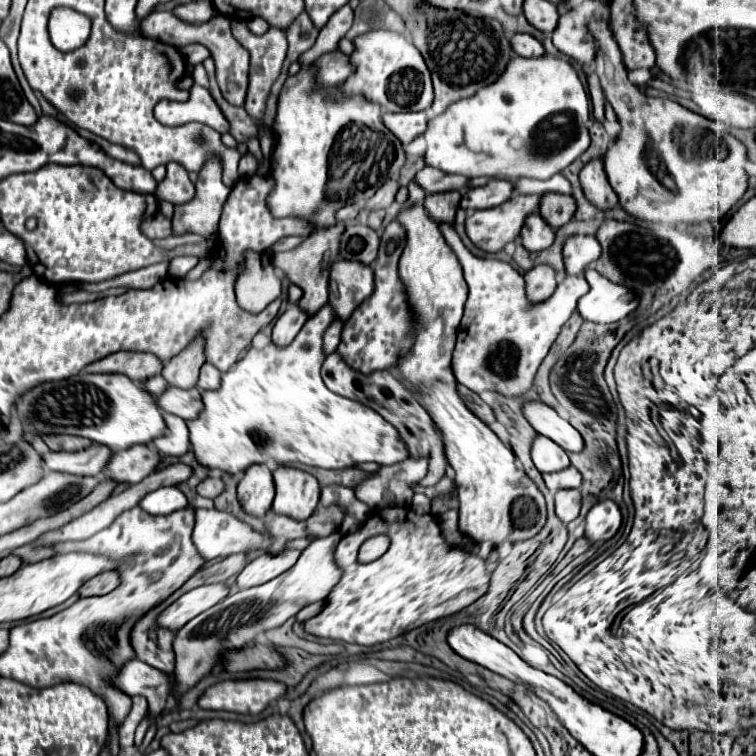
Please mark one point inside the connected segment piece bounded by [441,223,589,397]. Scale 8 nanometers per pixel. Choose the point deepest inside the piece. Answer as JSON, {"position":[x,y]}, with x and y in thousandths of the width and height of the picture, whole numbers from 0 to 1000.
{"position":[664,450]}

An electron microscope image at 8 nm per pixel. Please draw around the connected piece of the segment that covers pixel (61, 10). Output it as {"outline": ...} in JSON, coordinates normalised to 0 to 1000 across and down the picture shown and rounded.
{"outline":[[[73,9],[65,20],[65,52],[78,67],[107,62],[120,44],[120,25],[110,17],[97,17],[91,9]]]}

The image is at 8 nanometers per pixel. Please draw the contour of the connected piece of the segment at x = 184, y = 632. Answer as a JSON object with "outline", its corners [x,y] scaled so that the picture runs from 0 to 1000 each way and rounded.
{"outline":[[[443,702],[435,710],[411,716],[411,721],[398,731],[396,742],[385,753],[372,758],[369,763],[348,774],[300,787],[295,795],[290,795],[279,806],[247,821],[231,837],[231,845],[229,845],[229,861],[231,861],[231,874],[234,874],[231,893],[229,893],[231,898],[229,919],[255,909],[266,896],[271,896],[279,888],[279,882],[287,877],[292,864],[298,864],[298,858],[300,861],[319,858],[335,851],[343,837],[374,827],[382,816],[393,813],[403,800],[427,795],[438,784],[438,779],[448,771],[451,758],[454,758],[440,739],[440,729],[448,713],[451,708]]]}

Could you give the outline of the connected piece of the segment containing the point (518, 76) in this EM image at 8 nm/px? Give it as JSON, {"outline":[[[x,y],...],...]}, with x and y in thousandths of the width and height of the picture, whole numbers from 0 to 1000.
{"outline":[[[718,73],[718,75],[676,75],[676,81],[671,83],[668,94],[663,97],[663,102],[647,112],[642,112],[639,118],[634,118],[626,128],[602,134],[599,139],[594,139],[594,144],[578,155],[573,155],[565,163],[565,173],[560,176],[562,187],[565,187],[565,205],[562,213],[570,221],[578,221],[589,229],[607,229],[615,234],[636,234],[636,231],[660,231],[660,234],[705,234],[705,237],[726,237],[734,229],[742,229],[750,218],[755,218],[776,194],[779,194],[779,173],[776,173],[776,157],[779,157],[779,128],[776,120],[763,99],[763,94],[758,91],[758,86],[742,75],[729,75],[729,73]]]}

